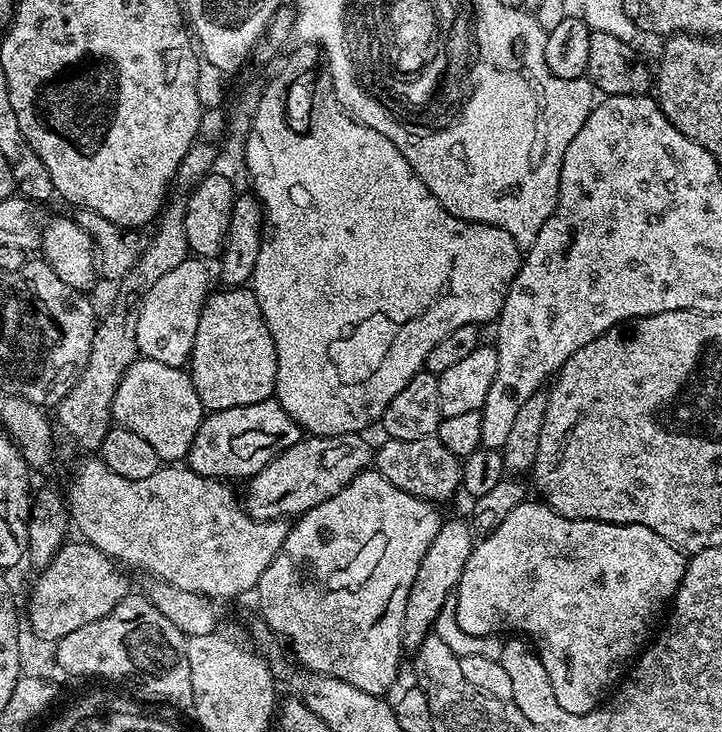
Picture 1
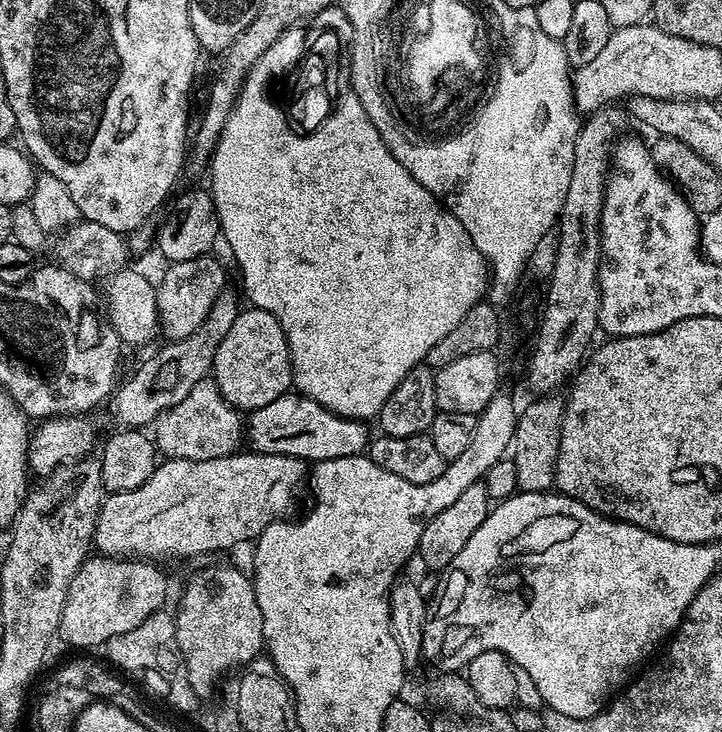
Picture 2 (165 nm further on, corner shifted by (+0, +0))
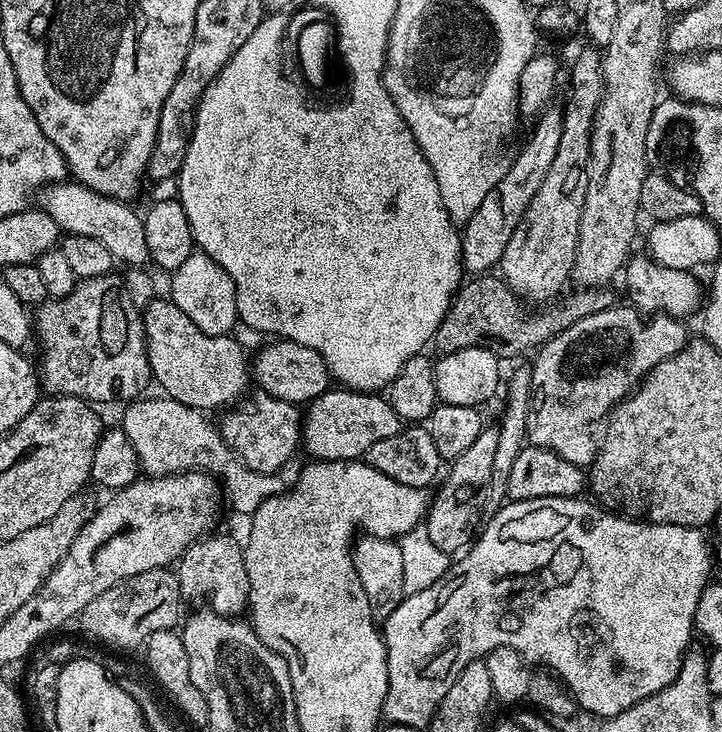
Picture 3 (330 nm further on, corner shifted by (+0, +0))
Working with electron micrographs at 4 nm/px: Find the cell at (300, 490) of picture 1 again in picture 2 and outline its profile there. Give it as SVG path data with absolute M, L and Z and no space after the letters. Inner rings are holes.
M237 450L231 456L209 460L169 460L157 463L154 474L138 490L105 495L96 519L94 548L109 558L139 558L144 562L184 560L207 552L224 552L235 544L255 541L266 526L289 515L300 483L305 483L310 468L296 456Z

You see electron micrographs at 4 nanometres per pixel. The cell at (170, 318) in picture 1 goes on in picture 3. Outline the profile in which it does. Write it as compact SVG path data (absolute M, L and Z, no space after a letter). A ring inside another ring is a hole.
M199 250L193 251L192 256L186 258L186 262L182 262L176 272L171 273L170 280L172 303L178 306L178 310L182 310L182 314L186 314L186 318L190 318L190 322L194 322L194 326L198 326L198 330L202 330L202 334L227 336L233 331L232 327L237 327L236 287L230 274L226 274L226 270L222 270L214 258Z

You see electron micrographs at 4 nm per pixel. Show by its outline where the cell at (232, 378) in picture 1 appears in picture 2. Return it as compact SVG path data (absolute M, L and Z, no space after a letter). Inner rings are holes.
M248 306L241 310L214 354L210 376L228 405L244 414L285 396L293 387L292 359L278 318L261 308Z

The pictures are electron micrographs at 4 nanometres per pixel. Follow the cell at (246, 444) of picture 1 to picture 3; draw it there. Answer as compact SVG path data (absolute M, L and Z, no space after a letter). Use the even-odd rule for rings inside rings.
M332 386L303 409L300 439L303 451L308 451L312 455L309 457L316 460L358 460L367 457L374 442L391 438L400 432L401 427L394 406L390 406L383 395Z

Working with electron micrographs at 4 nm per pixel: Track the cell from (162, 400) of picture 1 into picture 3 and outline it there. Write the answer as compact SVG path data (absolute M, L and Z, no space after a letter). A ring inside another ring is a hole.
M267 394L257 395L256 404L232 406L218 420L218 429L223 438L243 464L250 470L265 474L276 474L280 467L301 447L300 425L302 412L297 405L282 402Z

